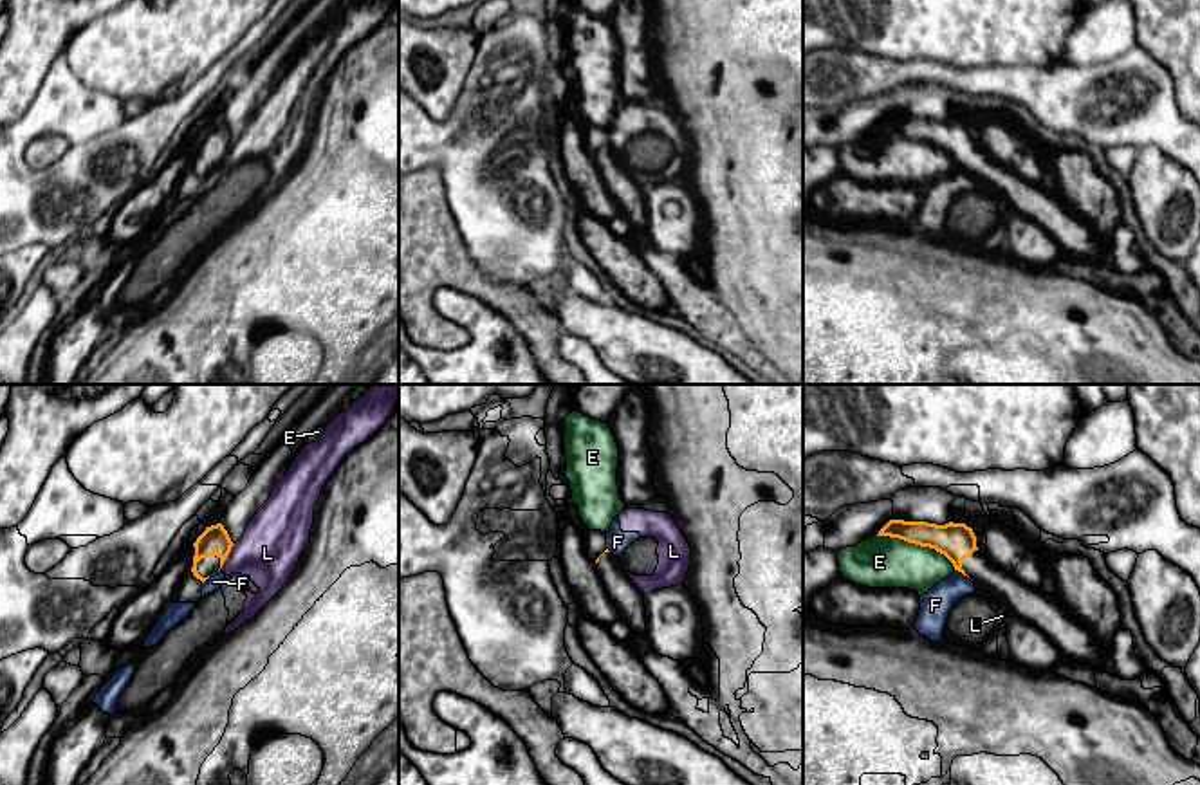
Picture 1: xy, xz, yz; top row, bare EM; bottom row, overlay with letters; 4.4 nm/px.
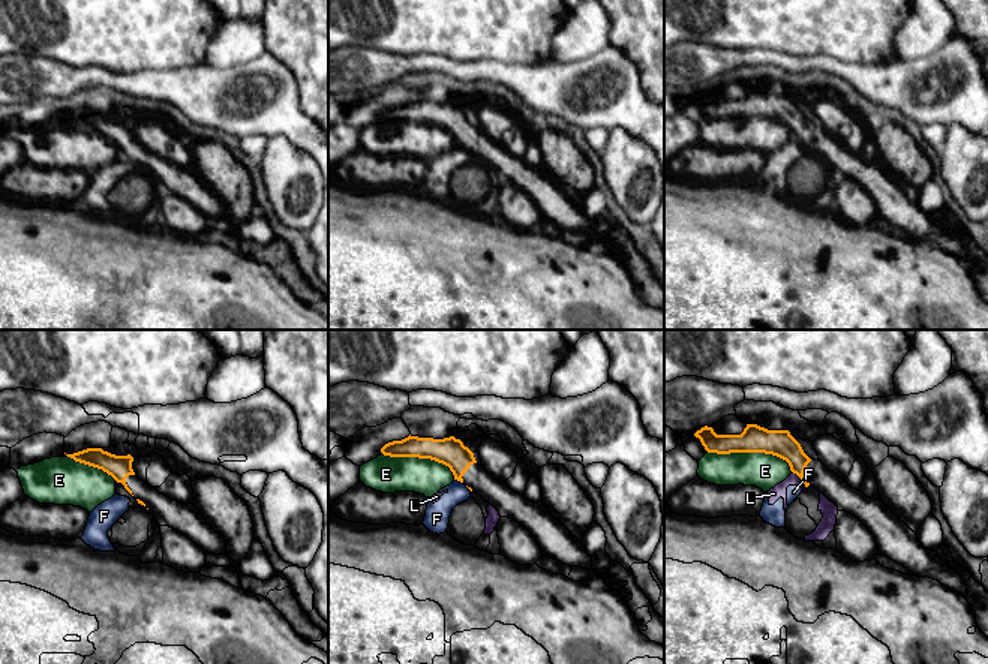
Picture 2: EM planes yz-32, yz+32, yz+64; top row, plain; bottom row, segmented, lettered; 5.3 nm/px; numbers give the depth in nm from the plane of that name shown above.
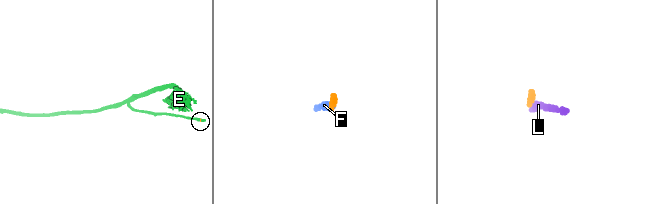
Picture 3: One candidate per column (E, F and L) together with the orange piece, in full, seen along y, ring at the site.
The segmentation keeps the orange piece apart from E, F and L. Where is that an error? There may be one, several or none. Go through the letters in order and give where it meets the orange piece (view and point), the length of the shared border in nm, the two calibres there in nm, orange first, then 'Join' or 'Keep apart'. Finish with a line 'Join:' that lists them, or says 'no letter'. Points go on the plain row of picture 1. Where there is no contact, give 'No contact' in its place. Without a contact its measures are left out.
E: Touches orange at yz (917, 139). Shared border 380 nm. Thickness 160 nm (orange) against 240 nm. Keep apart
F: Touches orange at yz (962, 168). Shared border 80 nm. Thickness 160 nm (orange) against 140 nm. Keep apart
L: Touches orange at xy (228, 150). Shared border 140 nm. Thickness 130 nm (orange) against 280 nm. Keep apart
Join: no letter

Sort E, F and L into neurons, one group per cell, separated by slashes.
E / F L

